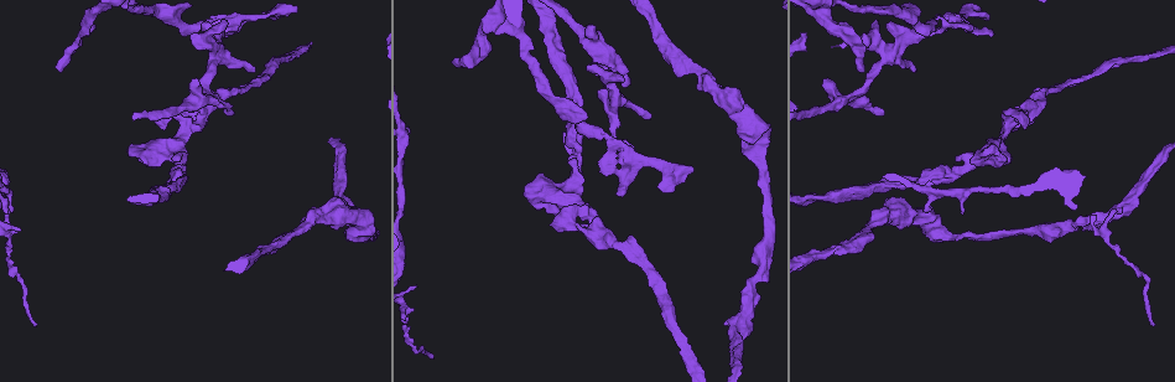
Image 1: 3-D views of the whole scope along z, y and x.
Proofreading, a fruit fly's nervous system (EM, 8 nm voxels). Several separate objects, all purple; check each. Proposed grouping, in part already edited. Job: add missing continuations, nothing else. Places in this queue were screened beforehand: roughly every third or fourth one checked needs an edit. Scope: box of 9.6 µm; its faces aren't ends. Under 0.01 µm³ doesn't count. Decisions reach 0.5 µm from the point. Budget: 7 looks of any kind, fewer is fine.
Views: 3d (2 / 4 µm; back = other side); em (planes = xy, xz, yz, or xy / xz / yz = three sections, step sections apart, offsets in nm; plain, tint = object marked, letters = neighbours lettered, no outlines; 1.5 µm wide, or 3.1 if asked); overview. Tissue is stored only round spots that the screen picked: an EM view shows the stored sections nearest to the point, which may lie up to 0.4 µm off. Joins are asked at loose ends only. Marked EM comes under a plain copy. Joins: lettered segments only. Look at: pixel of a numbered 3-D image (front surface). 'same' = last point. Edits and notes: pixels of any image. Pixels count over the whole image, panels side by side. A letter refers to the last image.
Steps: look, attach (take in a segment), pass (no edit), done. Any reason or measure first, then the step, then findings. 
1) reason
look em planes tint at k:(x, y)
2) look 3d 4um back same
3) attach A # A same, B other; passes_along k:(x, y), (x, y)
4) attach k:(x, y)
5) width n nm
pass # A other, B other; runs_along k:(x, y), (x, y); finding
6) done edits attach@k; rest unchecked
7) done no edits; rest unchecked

look em planes letters at 1:(862, 69)

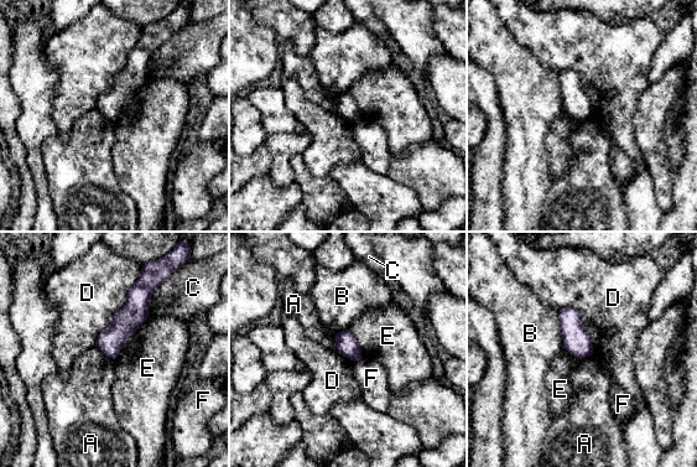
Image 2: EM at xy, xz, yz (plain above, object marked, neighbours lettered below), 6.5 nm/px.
longest_contact D 600 nm
pass # A other, B other, C other, D other, E other, F other; no lettered segment goes on from it

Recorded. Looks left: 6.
an open end
look 3d 4um at 1:(986, 152)

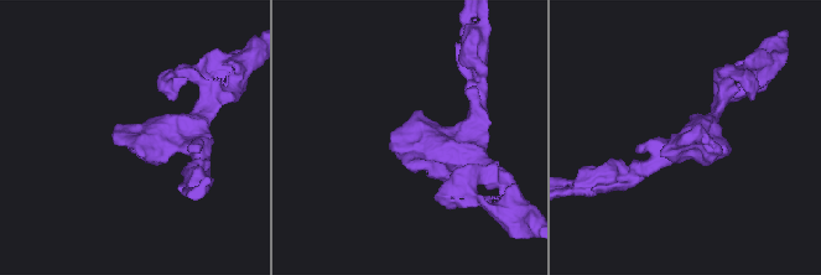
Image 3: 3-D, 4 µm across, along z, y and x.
shape alone is not enough
look em xz step 4 letters at 3:(114, 133)

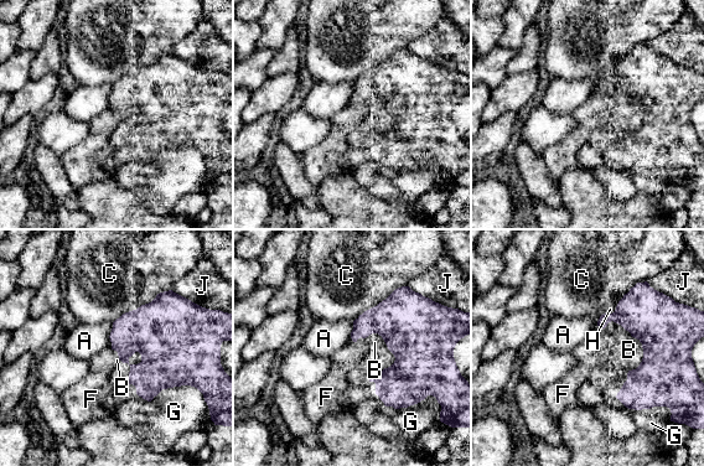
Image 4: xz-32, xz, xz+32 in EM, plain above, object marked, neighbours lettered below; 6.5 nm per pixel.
look em planes letters same

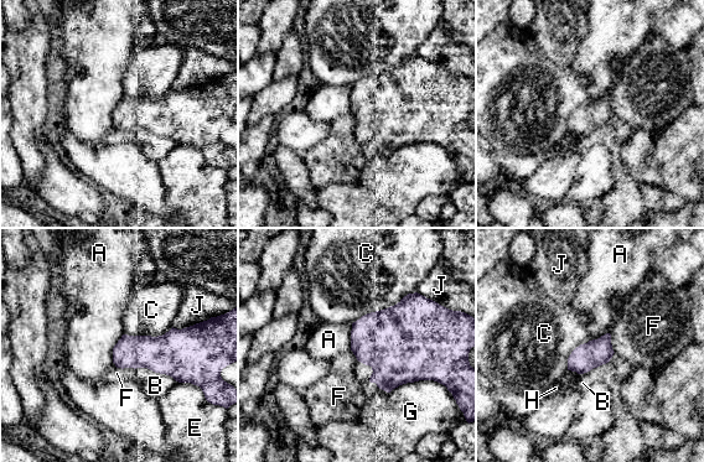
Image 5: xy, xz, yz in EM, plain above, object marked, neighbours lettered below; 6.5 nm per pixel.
longest_contact C 460 nm
pass # A other, B other, C other, E other, F other, G other, H other, J other; none of them fits

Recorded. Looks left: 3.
free end
look em xz step 8 letters at 1:(255, 70)

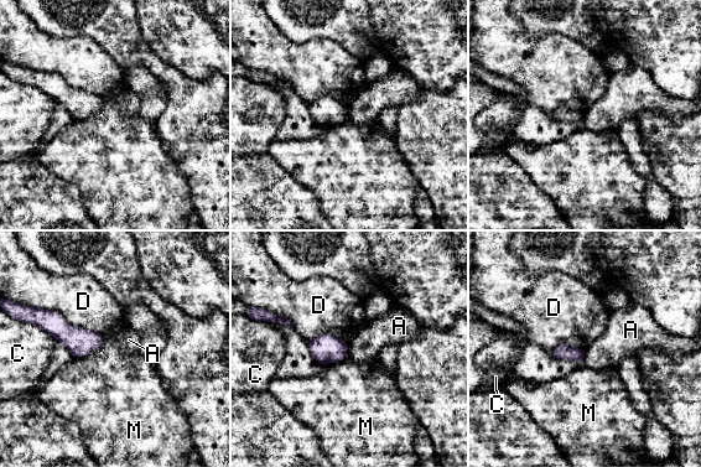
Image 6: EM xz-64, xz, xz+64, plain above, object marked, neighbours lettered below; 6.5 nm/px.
another direction
look em planes letters same

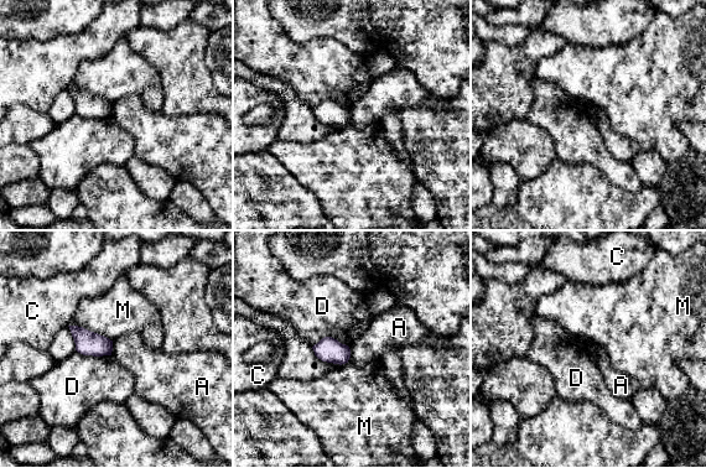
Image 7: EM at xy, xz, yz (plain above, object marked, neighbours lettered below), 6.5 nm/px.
width 150 nm
pass # A other, C other, D other, M other; border 7:(349, 347), (349, 358), (347, 360); no lettered segment goes on from it

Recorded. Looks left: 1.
done no edits; rest unchecked

